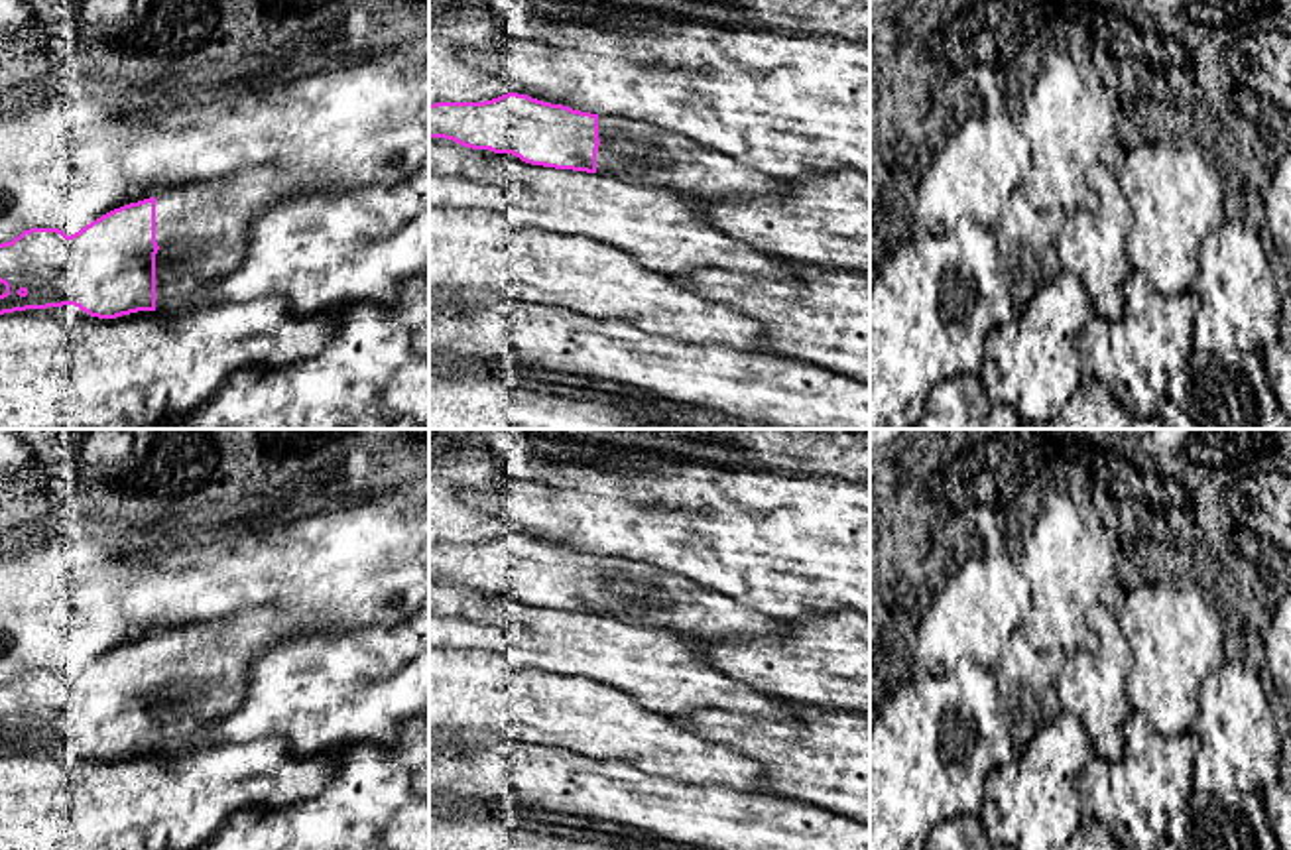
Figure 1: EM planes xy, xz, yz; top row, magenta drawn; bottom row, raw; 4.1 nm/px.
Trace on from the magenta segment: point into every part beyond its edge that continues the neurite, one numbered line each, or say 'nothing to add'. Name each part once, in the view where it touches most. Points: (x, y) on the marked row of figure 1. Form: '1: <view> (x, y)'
1: xy (203, 237)

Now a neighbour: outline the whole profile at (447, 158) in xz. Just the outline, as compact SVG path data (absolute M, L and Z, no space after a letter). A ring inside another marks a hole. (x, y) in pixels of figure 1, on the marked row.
M429 138L429 175L433 177L466 177L470 181L500 181L506 159L522 161L512 153L472 150L453 140Z

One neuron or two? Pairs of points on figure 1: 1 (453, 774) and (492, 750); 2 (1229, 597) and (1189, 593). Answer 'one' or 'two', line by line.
1: one
2: two

